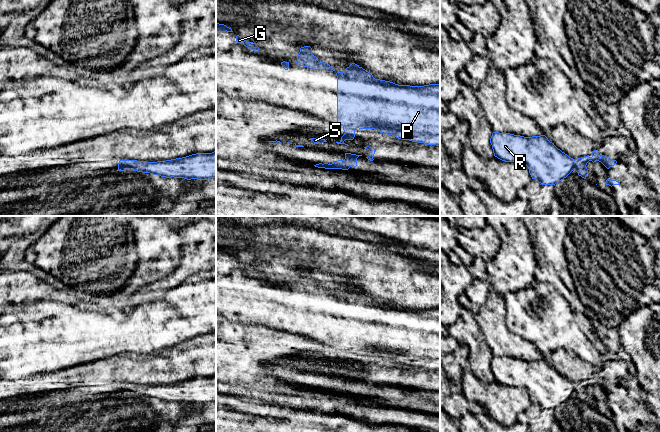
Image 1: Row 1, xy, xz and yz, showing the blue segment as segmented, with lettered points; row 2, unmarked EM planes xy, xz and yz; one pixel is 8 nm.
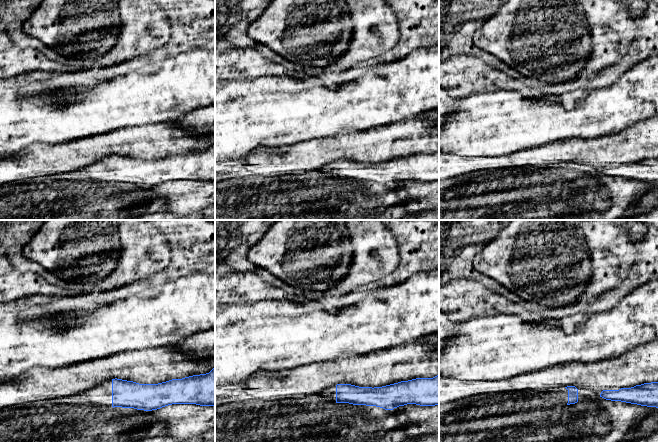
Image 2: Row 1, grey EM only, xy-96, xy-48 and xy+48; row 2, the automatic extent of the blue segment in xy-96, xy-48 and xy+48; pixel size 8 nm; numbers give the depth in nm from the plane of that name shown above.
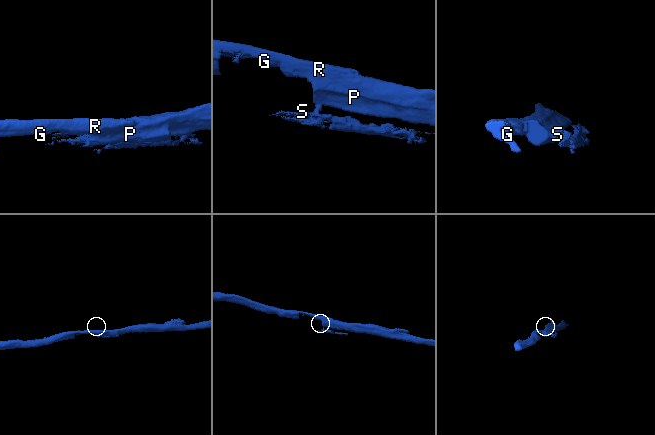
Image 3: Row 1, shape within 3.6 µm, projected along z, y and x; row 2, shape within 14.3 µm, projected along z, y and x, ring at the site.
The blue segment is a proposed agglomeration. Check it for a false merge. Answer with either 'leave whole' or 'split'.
split

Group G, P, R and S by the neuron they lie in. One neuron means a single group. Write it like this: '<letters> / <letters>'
G P R / S

